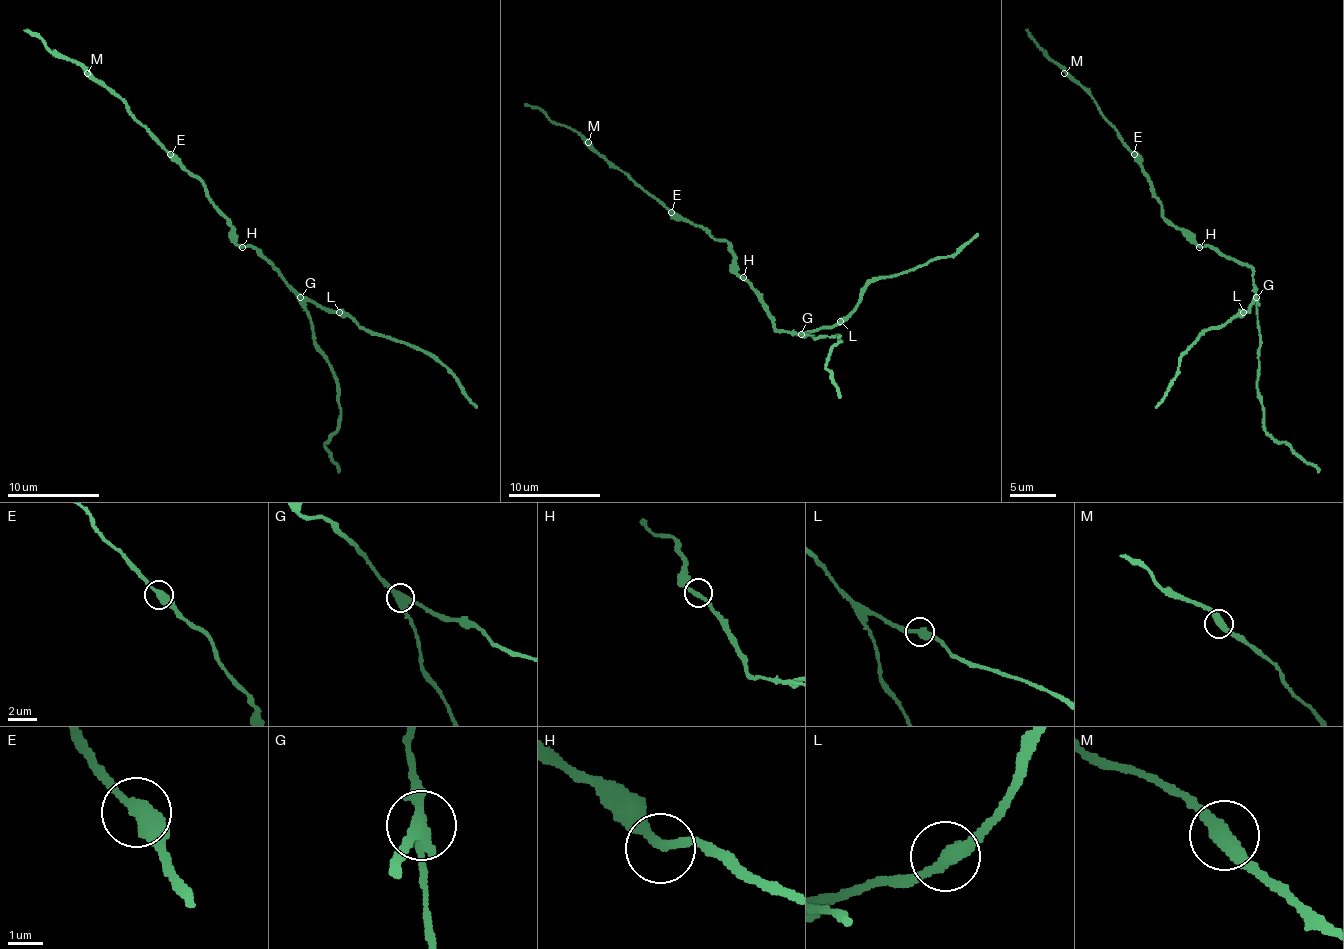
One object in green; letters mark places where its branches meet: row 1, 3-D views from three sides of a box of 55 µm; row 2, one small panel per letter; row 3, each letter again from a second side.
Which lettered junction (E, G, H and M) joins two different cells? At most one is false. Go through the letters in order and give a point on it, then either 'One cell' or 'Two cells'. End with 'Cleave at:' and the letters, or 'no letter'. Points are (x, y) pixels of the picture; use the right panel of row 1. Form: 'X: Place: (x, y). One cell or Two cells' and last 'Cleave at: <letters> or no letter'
E: Place: (1134, 154). One cell
G: Place: (1256, 297). Two cells
H: Place: (1199, 247). One cell
M: Place: (1064, 73). One cell
Cleave at: G

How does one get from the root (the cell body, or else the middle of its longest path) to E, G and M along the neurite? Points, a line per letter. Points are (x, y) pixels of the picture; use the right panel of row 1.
E: (1199, 245), (1164, 217), (1161, 203), (1141, 161), (1134, 154)
G: (1199, 245), (1210, 245), (1217, 252), (1245, 263), (1252, 270), (1256, 298)
M: (1199, 245), (1164, 217), (1161, 203), (1141, 159), (1099, 113), (1099, 106), (1064, 73)

